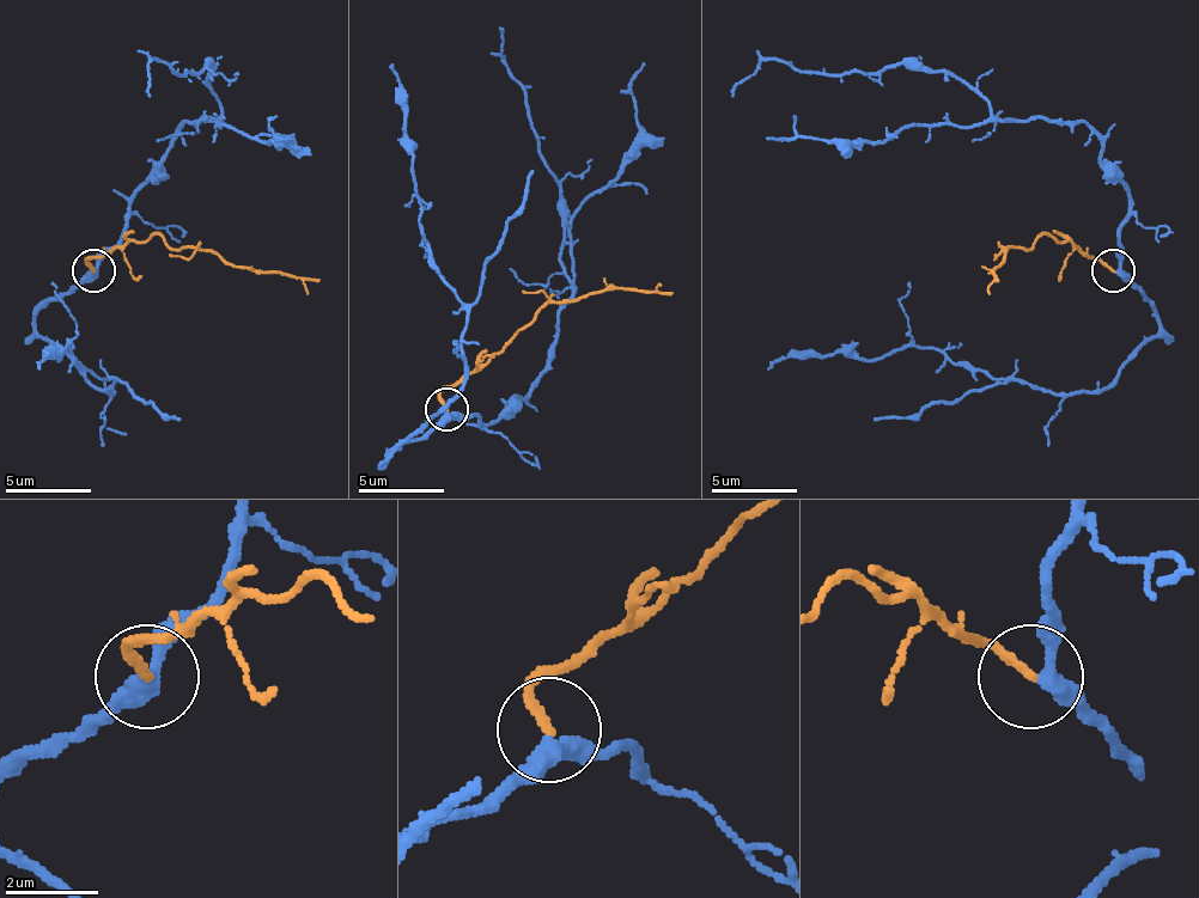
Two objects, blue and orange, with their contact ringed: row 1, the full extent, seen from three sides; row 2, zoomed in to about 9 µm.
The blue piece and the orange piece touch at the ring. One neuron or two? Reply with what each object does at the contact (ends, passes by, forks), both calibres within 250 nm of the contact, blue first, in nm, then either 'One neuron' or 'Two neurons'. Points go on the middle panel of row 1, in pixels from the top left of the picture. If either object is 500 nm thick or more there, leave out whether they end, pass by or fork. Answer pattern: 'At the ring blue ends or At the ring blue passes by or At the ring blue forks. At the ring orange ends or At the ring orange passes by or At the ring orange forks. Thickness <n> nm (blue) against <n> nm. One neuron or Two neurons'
At the ring blue passes by. At the ring orange ends. Thickness 320 nm (blue) against 200 nm. One neuron

